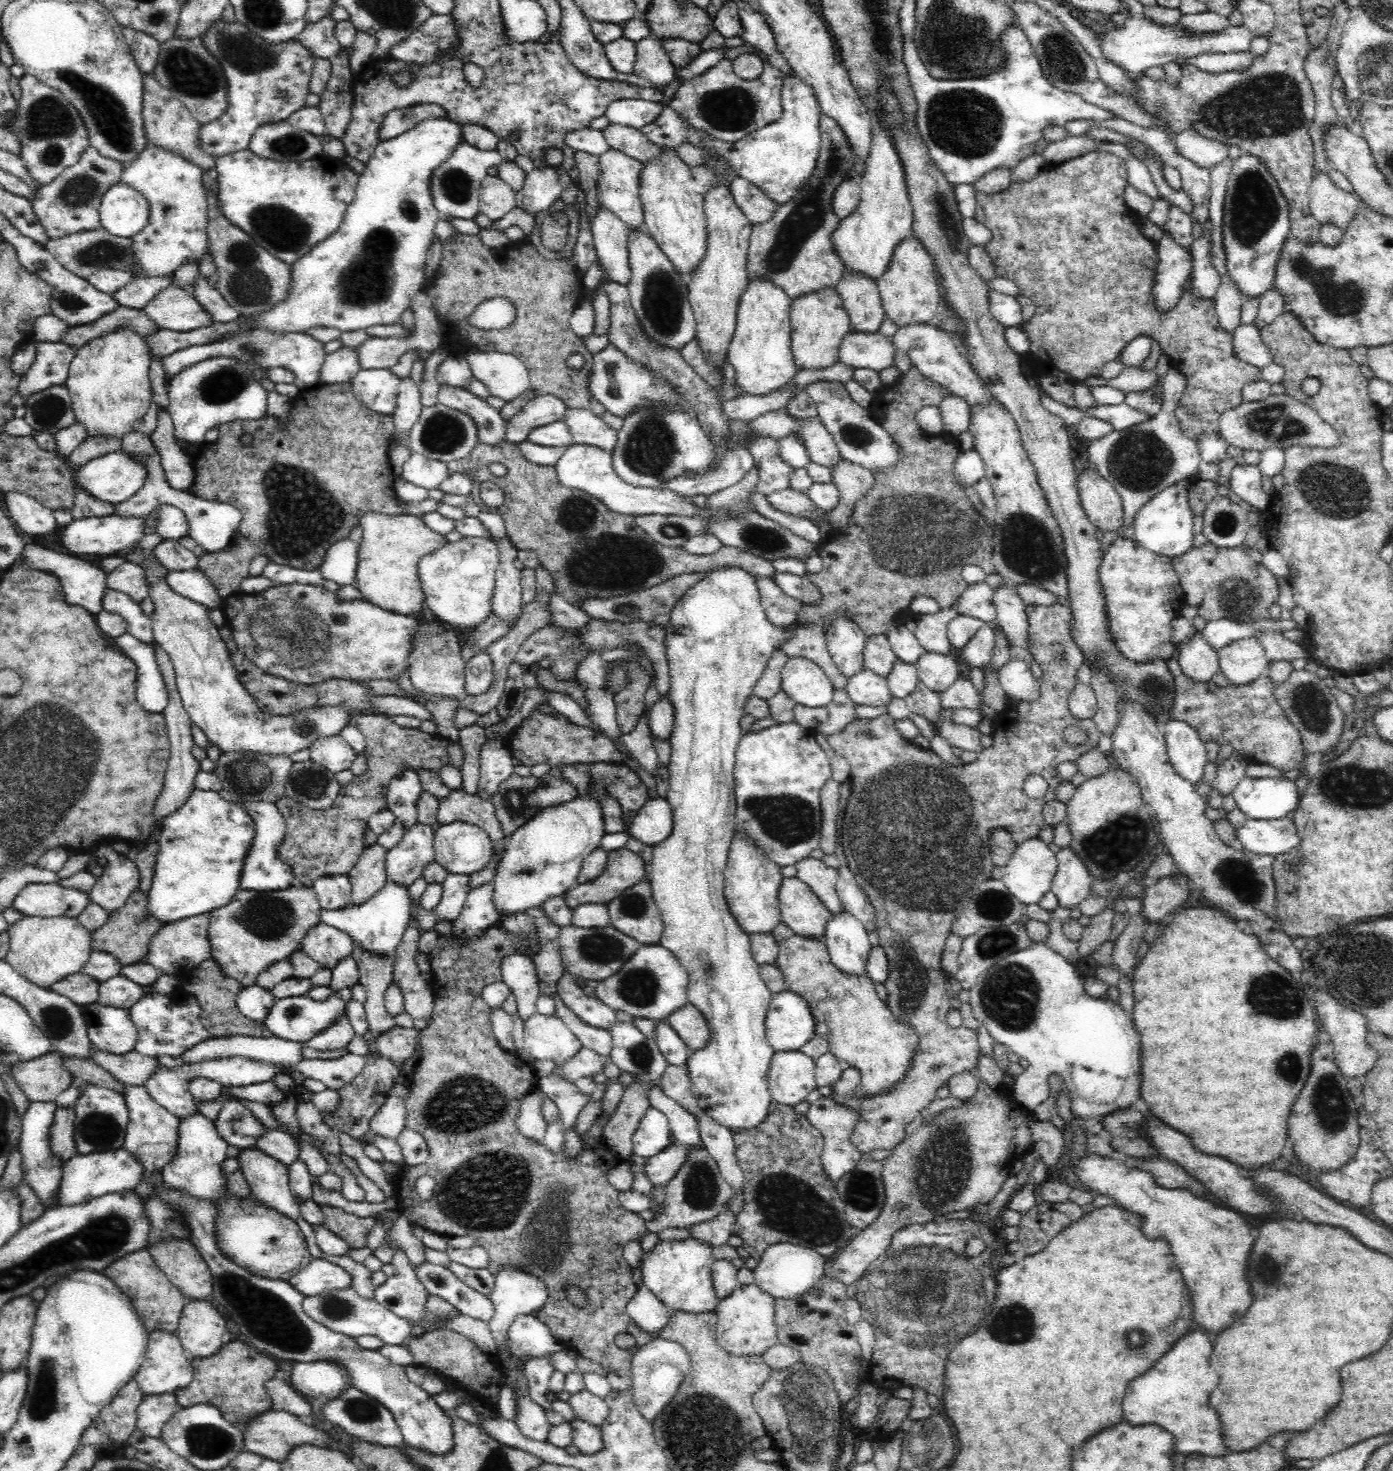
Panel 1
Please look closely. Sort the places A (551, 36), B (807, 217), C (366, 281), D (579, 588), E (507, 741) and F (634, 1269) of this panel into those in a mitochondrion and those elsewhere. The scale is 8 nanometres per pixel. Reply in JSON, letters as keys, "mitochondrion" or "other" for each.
{"A":"other","B":"mitochondrion","C":"mitochondrion","D":"mitochondrion","E":"other","F":"other"}

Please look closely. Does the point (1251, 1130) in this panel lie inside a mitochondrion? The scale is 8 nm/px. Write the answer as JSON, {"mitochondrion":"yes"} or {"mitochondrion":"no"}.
{"mitochondrion":"no"}

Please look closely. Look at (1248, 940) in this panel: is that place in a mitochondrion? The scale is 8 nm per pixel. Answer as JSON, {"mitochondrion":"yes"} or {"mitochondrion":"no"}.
{"mitochondrion":"no"}

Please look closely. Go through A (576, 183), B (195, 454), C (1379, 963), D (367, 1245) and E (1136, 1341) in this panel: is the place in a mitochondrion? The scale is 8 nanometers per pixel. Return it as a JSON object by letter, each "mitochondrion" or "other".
{"A":"other","B":"other","C":"mitochondrion","D":"other","E":"mitochondrion"}

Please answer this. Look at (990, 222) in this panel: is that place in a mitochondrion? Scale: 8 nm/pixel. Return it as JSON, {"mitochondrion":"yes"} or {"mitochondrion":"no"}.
{"mitochondrion":"no"}

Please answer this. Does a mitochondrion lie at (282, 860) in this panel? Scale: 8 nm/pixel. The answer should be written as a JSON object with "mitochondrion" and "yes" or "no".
{"mitochondrion":"no"}

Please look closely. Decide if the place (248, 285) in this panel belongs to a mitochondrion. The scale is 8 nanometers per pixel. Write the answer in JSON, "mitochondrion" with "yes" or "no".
{"mitochondrion":"yes"}

